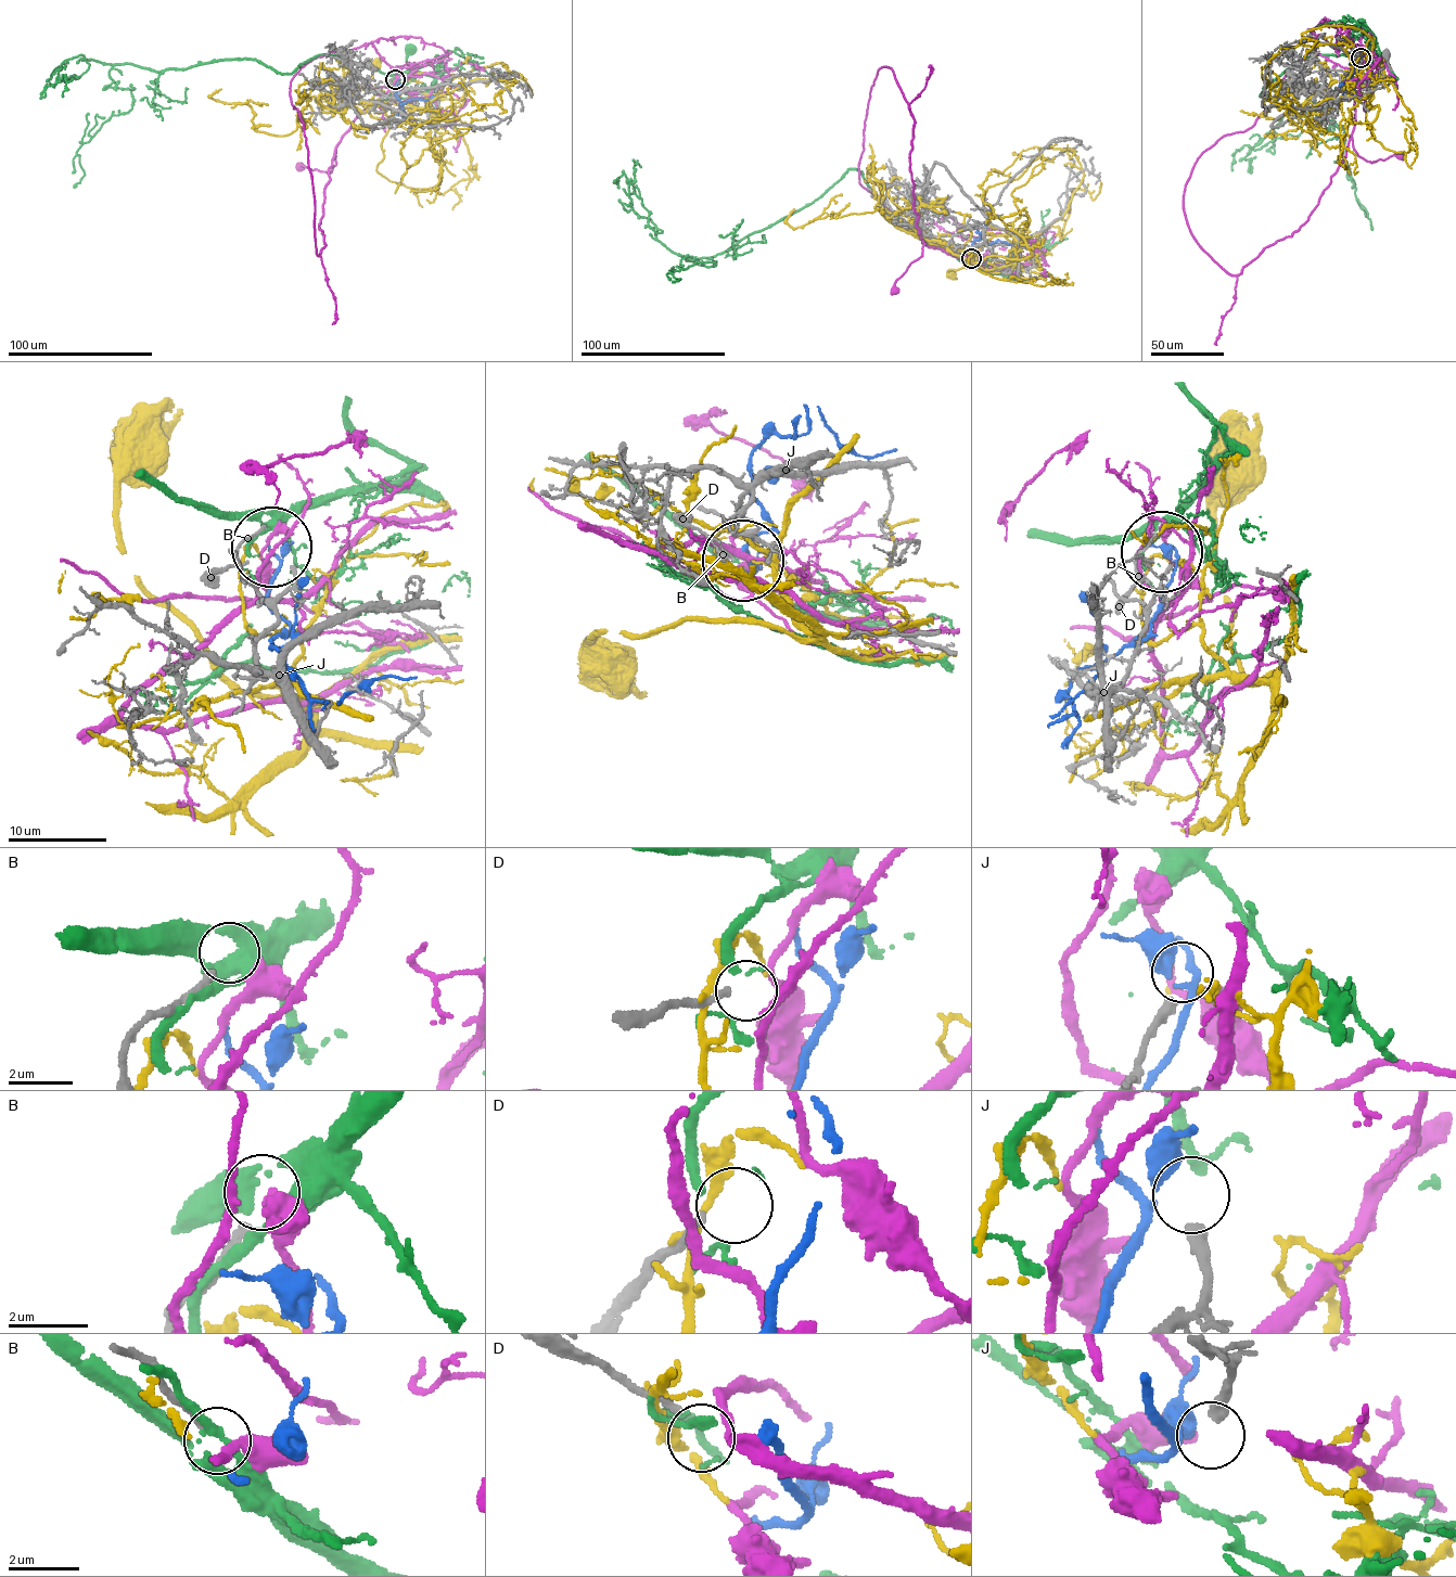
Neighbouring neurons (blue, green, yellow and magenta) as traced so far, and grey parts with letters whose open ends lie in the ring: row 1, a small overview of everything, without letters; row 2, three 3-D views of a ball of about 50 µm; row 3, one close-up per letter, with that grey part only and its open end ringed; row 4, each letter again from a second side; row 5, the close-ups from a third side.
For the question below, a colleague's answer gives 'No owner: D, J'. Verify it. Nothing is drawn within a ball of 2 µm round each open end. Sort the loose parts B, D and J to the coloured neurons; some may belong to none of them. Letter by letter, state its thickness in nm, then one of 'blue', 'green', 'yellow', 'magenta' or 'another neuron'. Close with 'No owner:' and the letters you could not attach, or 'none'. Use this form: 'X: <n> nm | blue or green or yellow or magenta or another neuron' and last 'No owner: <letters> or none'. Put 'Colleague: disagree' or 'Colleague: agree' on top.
Colleague: disagree
B: 200 nm | another neuron
D: 200 nm | another neuron
J: 360 nm | another neuron
No owner: B, D, J

